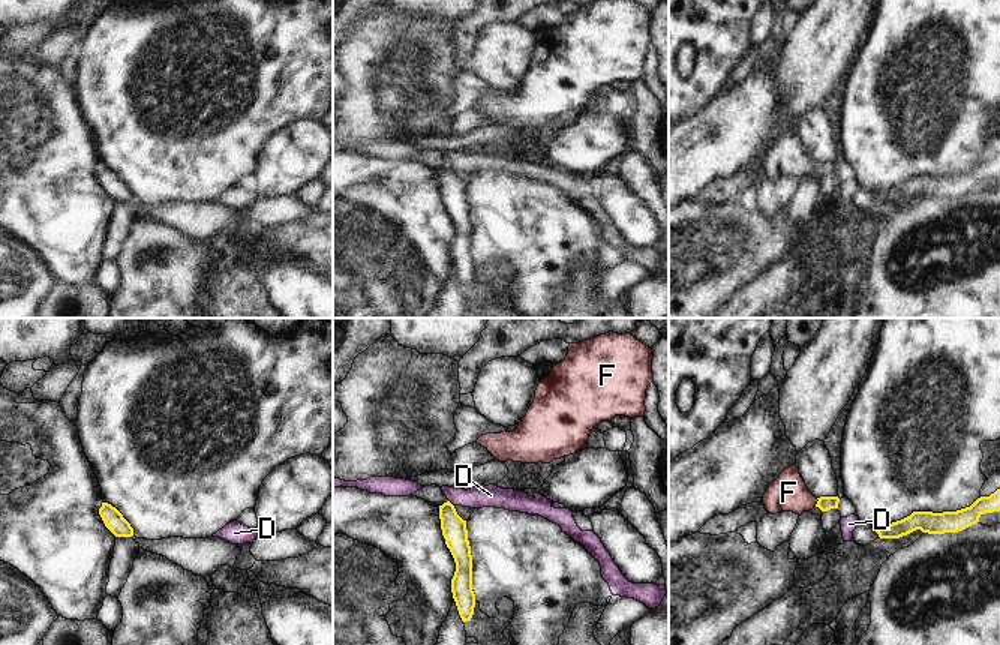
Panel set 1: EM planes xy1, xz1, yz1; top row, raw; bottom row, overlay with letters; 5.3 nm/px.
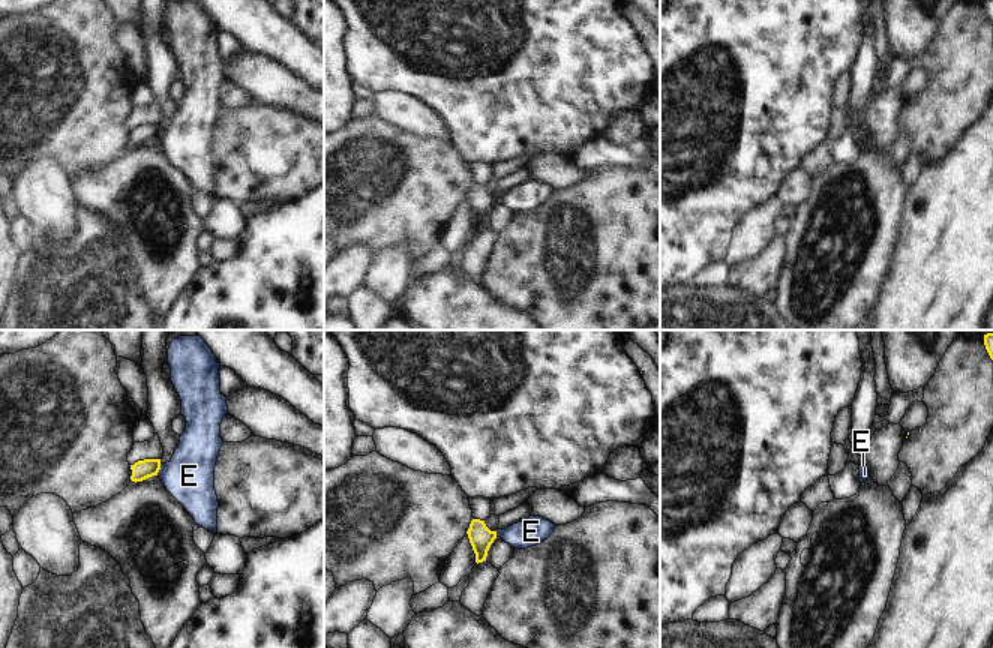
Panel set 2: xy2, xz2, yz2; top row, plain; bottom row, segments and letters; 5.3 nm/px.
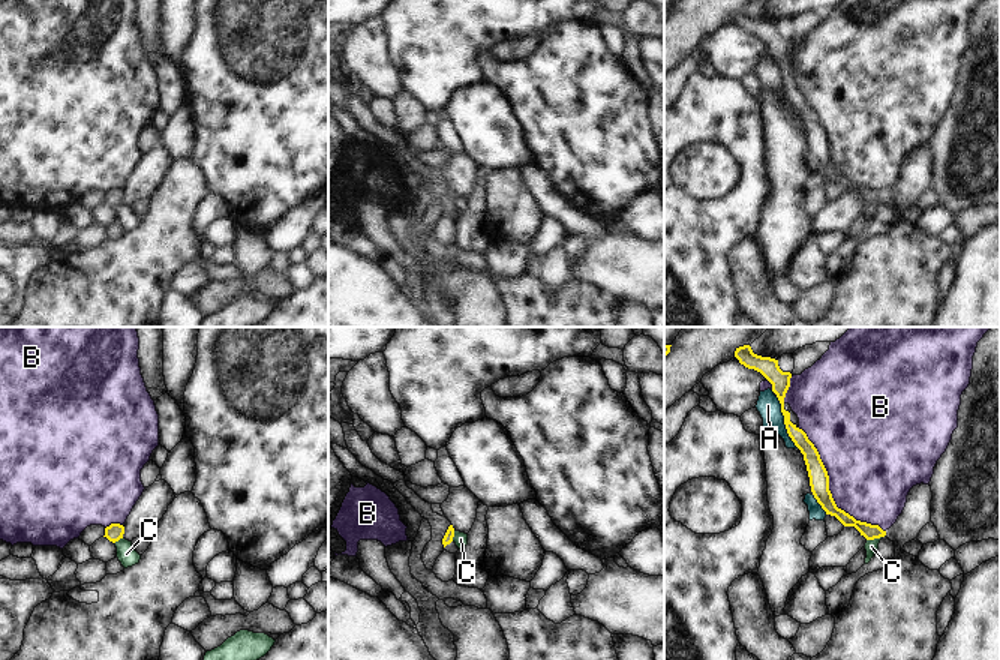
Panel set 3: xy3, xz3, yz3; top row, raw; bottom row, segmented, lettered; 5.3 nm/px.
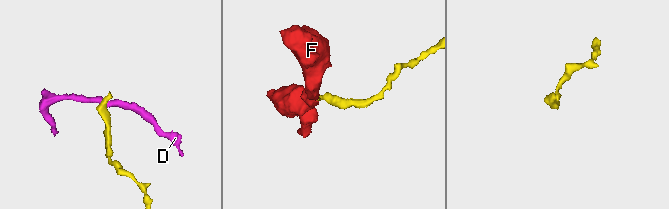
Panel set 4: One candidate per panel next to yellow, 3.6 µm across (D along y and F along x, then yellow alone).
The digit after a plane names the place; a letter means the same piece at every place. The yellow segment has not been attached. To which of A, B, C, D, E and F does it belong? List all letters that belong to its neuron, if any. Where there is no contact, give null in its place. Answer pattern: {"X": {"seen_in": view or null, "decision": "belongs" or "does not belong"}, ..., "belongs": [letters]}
{"A": {"seen_in": "yz3", "decision": "does not belong"}, "B": {"seen_in": "yz3", "decision": "does not belong"}, "C": {"seen_in": "yz3", "decision": "does not belong"}, "D": {"seen_in": "xz1", "decision": "does not belong"}, "E": {"seen_in": "xy2", "decision": "does not belong"}, "F": {"seen_in": "yz1", "decision": "belongs"}, "belongs": ["F"]}

